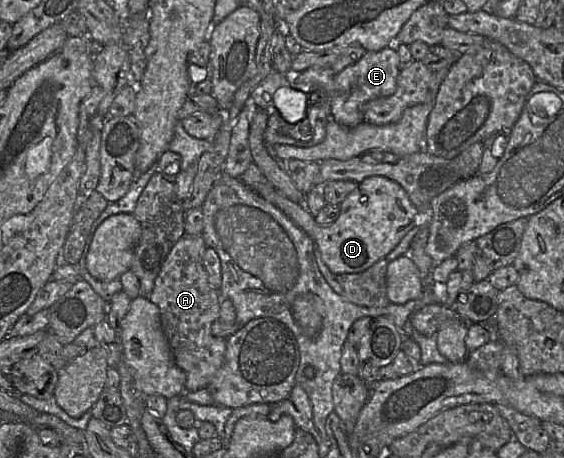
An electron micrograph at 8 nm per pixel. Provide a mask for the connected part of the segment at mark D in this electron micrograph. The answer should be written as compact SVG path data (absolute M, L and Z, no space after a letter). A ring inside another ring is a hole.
M370 176L361 181L339 205L339 217L330 225L319 225L303 203L292 202L271 183L258 185L255 192L281 210L313 239L321 253L322 261L335 274L360 273L386 257L416 225L416 215L419 213L404 188L396 181L384 176Z

